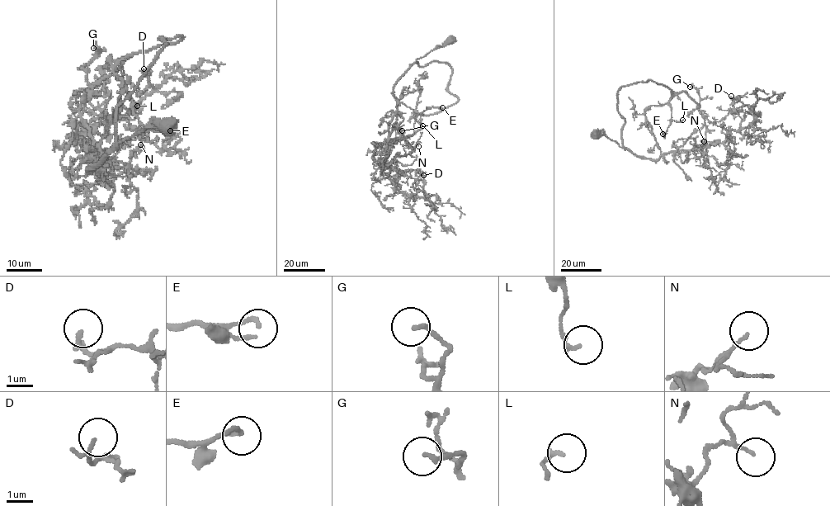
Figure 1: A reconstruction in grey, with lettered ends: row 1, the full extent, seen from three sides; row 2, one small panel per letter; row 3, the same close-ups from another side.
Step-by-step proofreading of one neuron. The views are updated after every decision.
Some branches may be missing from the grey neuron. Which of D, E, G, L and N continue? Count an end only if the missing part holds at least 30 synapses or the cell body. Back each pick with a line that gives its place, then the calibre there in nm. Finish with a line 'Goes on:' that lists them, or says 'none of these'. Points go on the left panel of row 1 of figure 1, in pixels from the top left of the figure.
Goes on: none of these

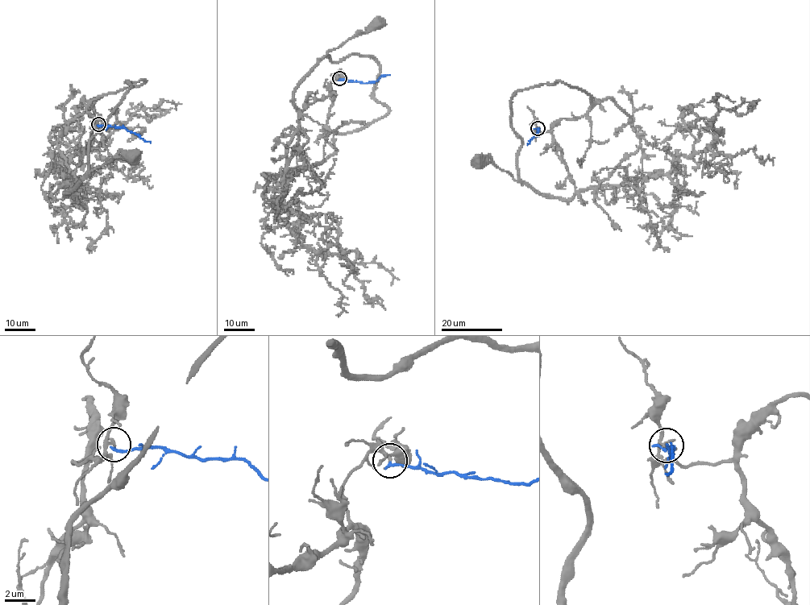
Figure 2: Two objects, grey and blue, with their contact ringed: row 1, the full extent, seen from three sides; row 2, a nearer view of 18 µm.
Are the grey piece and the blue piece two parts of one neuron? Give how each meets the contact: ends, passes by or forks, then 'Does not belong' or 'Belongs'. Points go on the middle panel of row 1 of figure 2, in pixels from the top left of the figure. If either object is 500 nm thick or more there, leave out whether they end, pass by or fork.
At the ring grey passes by. At the ring blue ends. Does not belong

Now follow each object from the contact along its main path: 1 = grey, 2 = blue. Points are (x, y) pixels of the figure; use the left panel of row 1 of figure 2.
1: (98, 125), (90, 128), (93, 138), (76, 168), (72, 189), (64, 195), (121, 151), (131, 158)
2: (98, 125), (125, 127), (151, 142)

